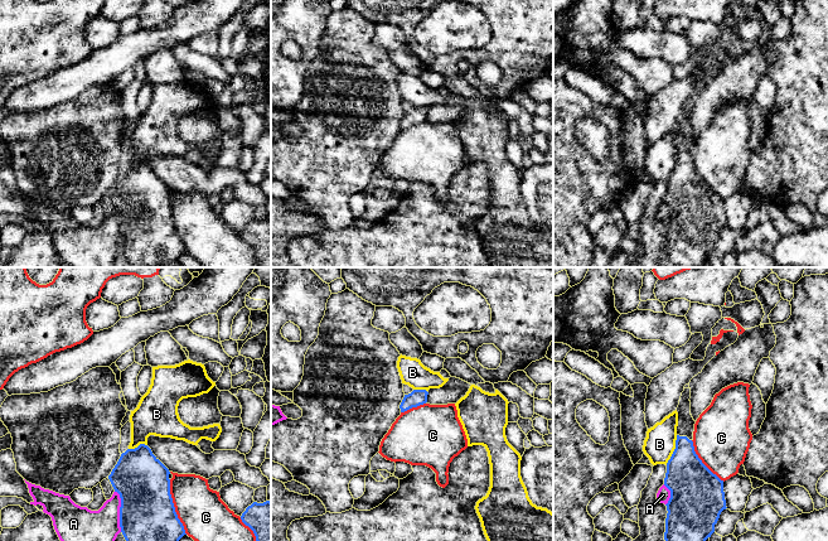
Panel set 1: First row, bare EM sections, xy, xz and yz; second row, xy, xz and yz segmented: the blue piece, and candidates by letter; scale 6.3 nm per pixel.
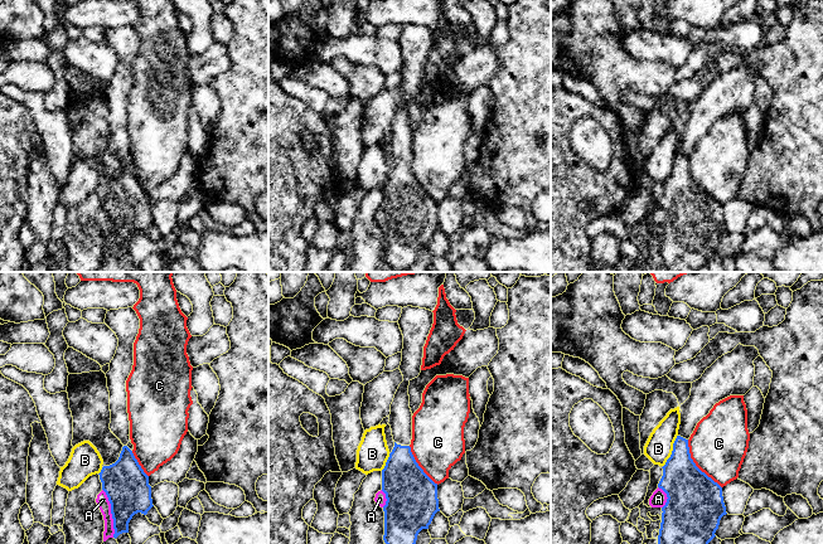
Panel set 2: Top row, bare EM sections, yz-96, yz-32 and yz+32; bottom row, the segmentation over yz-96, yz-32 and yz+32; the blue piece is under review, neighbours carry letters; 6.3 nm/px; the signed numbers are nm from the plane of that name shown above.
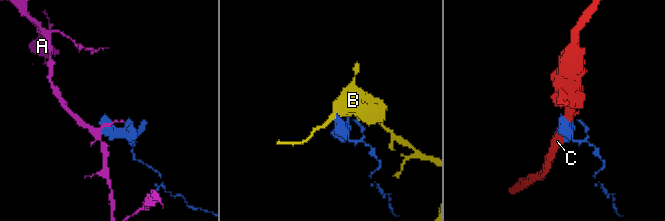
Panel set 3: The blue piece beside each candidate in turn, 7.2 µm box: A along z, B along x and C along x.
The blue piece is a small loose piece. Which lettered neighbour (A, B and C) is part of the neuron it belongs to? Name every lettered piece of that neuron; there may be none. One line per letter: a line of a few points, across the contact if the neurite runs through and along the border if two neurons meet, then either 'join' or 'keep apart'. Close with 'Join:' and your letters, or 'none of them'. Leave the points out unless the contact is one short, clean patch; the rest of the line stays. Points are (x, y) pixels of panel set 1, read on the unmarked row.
A: line xy (115, 208), (120, 216), (121, 249); keep apart
B: keep apart
C: keep apart
Join: none of them

